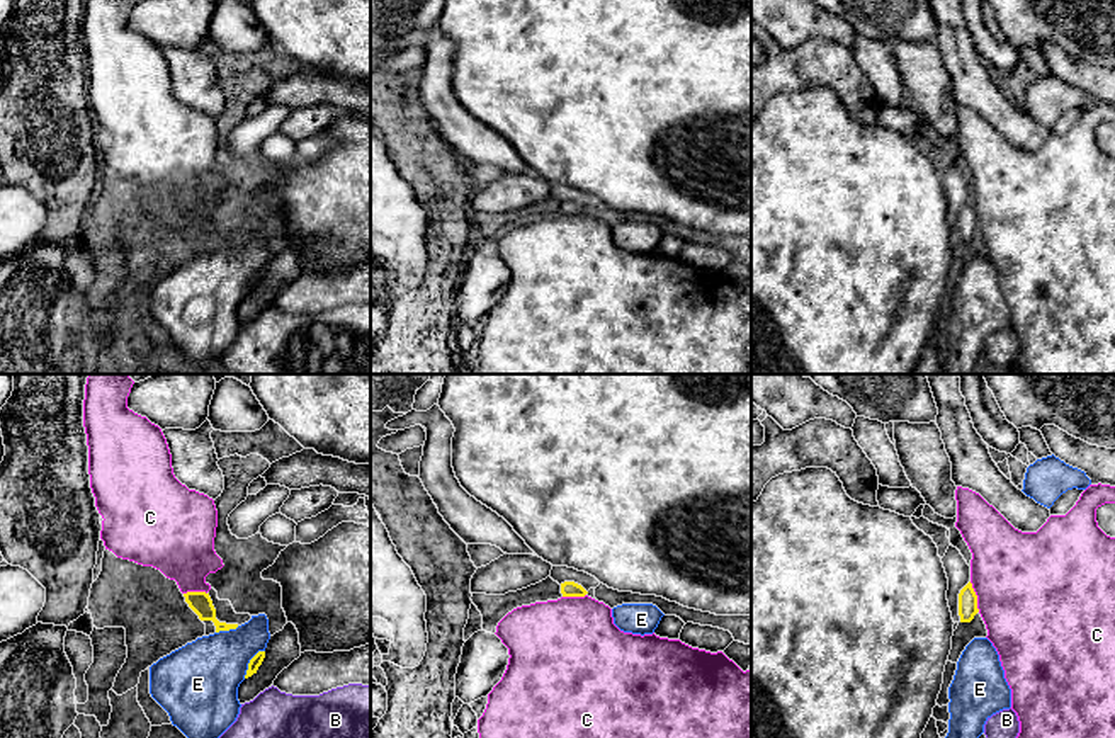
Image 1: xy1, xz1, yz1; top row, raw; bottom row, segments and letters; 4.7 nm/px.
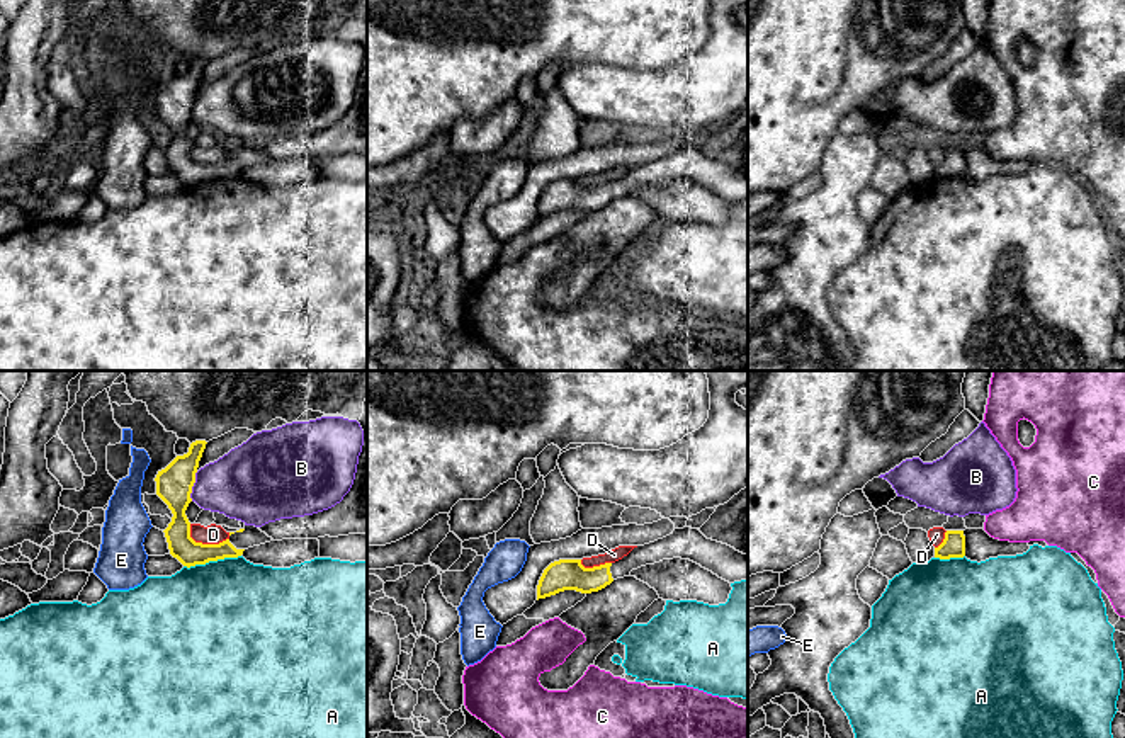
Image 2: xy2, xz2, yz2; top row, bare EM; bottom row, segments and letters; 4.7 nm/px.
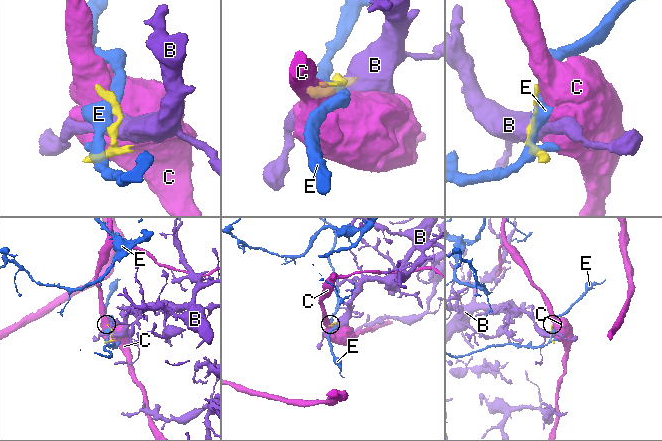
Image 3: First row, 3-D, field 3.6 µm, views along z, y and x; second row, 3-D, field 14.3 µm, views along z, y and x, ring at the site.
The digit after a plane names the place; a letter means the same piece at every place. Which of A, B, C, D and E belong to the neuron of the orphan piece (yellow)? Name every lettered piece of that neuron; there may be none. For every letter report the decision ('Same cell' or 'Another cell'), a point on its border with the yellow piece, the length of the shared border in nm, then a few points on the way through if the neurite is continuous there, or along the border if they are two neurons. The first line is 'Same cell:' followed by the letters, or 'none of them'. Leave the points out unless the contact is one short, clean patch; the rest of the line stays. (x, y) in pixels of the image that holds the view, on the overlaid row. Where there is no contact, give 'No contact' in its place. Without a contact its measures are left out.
Same cell: none of them
A: Another cell. Touches yellow at xy2 (211, 560). Shared border 280 nm
B: Another cell. Touches yellow at xy2 (192, 485). Shared border 150 nm. Boundary: xy2 (197, 471), (191, 500)
C: Another cell. Touches yellow at yz1 (976, 597). Shared border 150 nm. Boundary: yz1 (969, 582), (979, 611)
D: Another cell. Touches yellow at xy2 (204, 544). Shared border 200 nm. Boundary: xy2 (189, 524), (189, 534), (196, 541), (221, 543), (228, 538)
E: Another cell. Touches yellow at xy1 (250, 662). Shared border 170 nm

